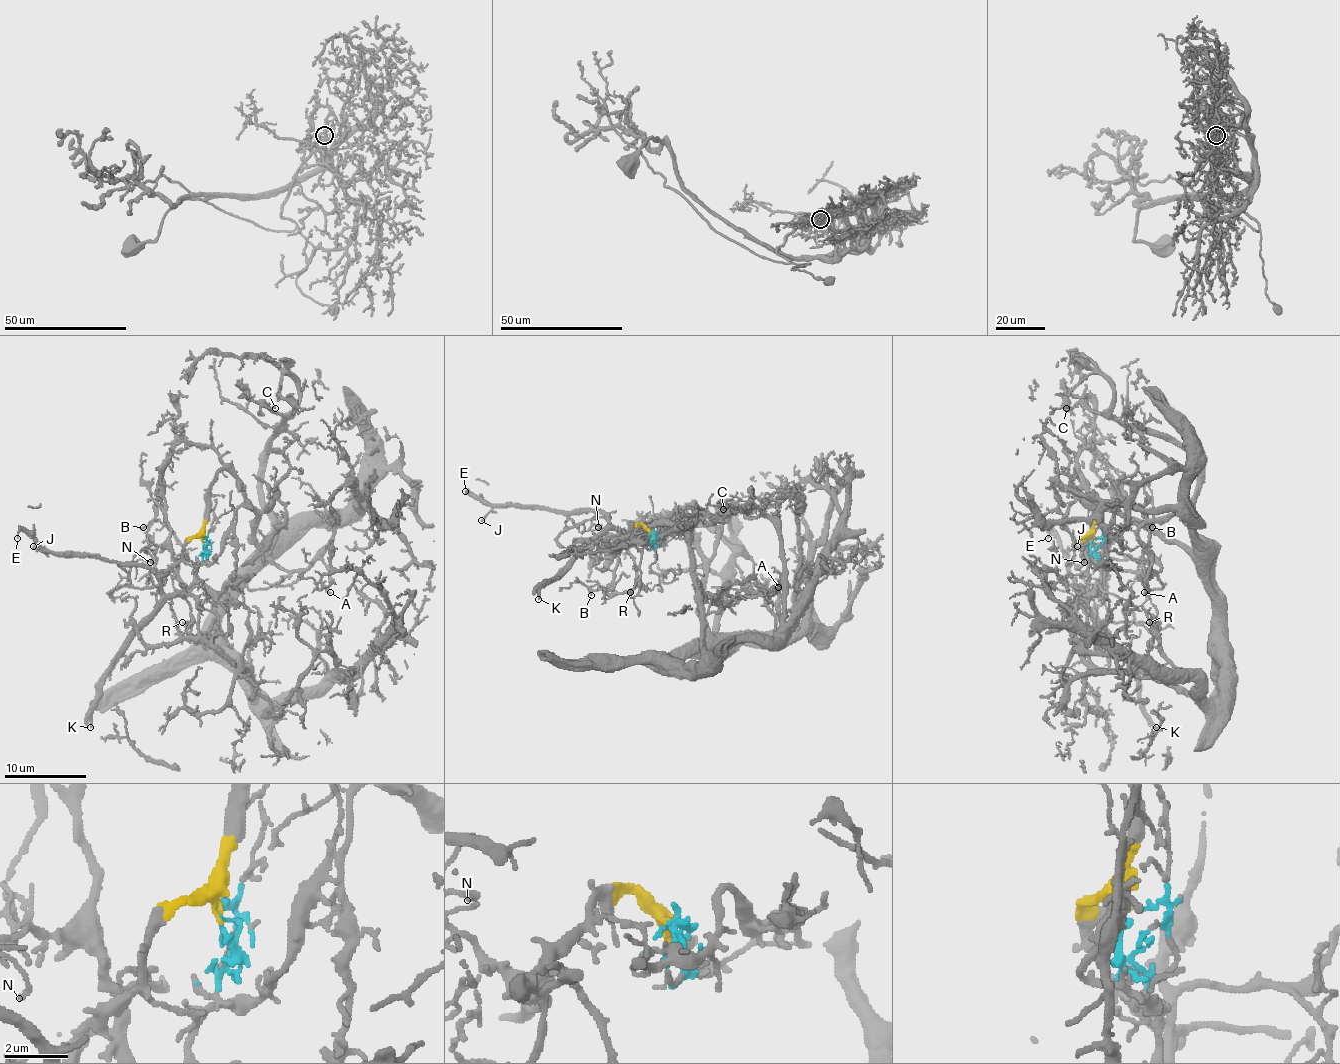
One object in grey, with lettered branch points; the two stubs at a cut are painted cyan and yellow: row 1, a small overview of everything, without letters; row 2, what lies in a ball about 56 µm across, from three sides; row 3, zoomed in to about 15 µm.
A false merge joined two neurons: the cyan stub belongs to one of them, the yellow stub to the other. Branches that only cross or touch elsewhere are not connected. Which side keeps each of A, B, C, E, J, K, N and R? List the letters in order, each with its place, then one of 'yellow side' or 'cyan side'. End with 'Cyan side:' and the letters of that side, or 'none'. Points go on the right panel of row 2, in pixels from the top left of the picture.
A: place (1144, 592); yellow side
B: place (1152, 527); cyan side
C: place (1066, 408); yellow side
E: place (1048, 538); cyan side
J: place (1077, 546); cyan side
K: place (1156, 727); cyan side
N: place (1084, 562); cyan side
R: place (1149, 622); cyan side
Cyan side: B, E, J, K, N, R

